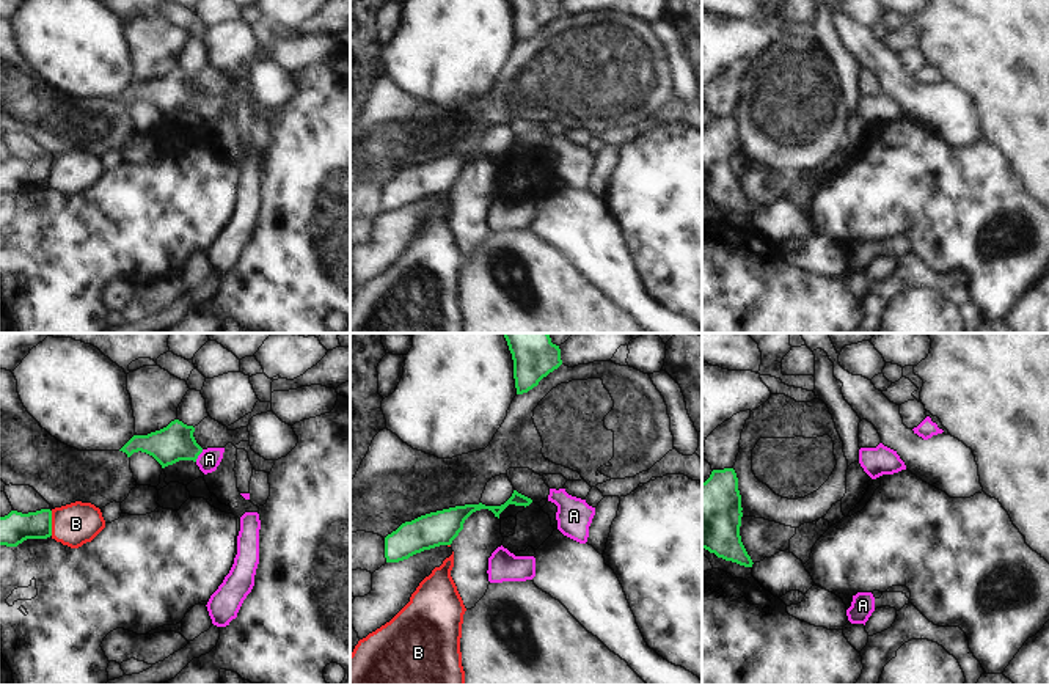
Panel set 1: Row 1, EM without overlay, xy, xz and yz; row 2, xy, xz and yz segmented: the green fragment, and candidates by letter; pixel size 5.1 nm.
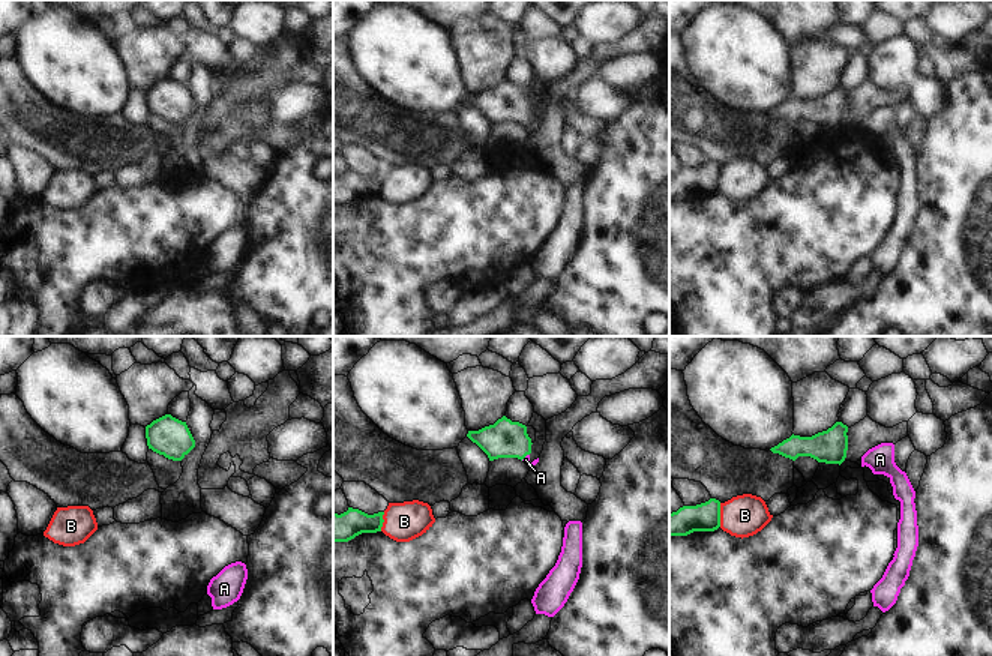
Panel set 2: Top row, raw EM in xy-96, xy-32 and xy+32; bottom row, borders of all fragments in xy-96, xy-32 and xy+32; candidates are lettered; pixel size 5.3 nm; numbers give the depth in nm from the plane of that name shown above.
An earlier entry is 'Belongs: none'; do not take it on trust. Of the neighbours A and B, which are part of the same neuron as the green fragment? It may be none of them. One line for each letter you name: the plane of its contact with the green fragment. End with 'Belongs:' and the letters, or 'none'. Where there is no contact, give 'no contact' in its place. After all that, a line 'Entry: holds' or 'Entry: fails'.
A: meets green in xy
Belongs: A
Entry: fails

